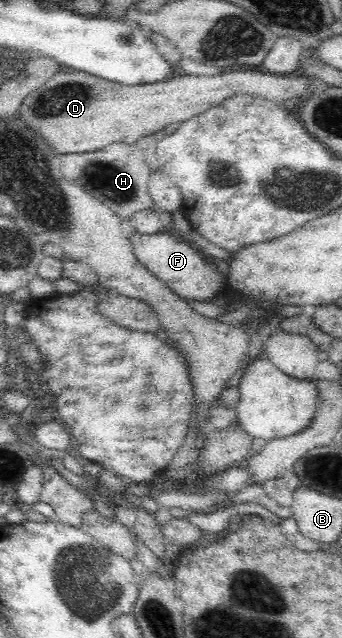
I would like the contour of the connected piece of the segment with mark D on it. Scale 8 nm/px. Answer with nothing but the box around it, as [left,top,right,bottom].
[16,68,326,155]

